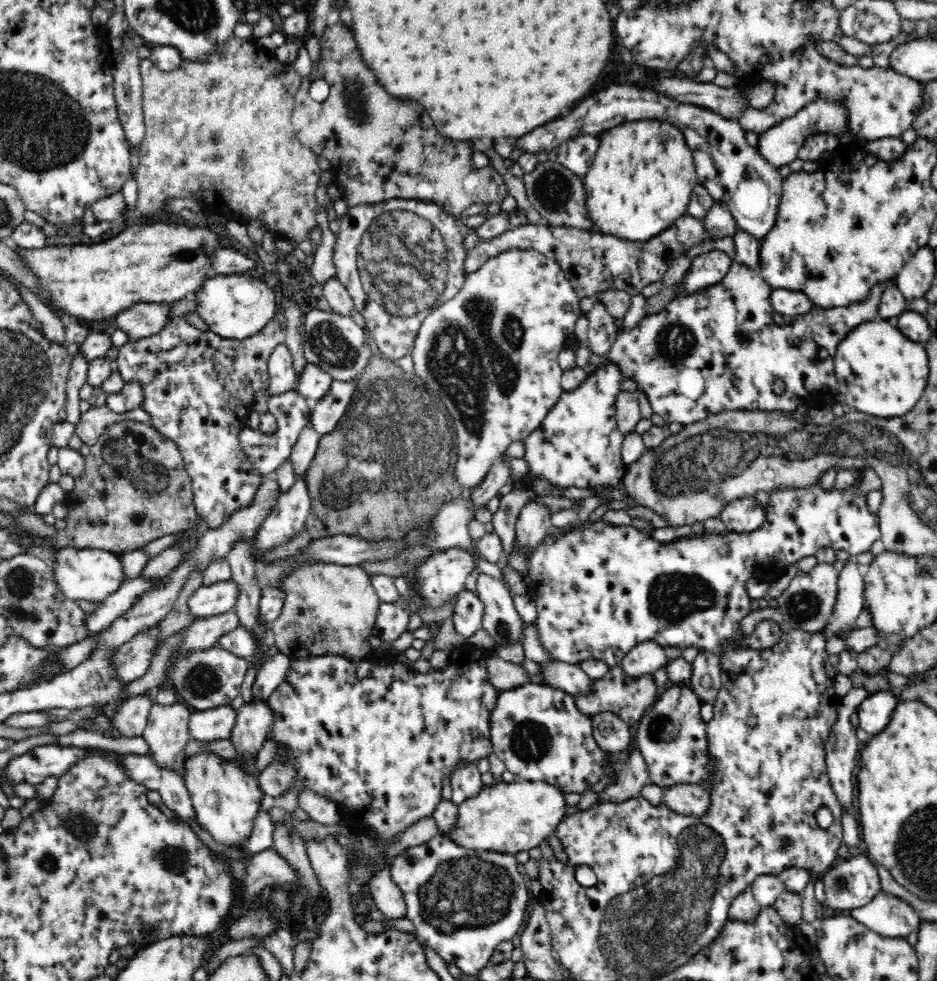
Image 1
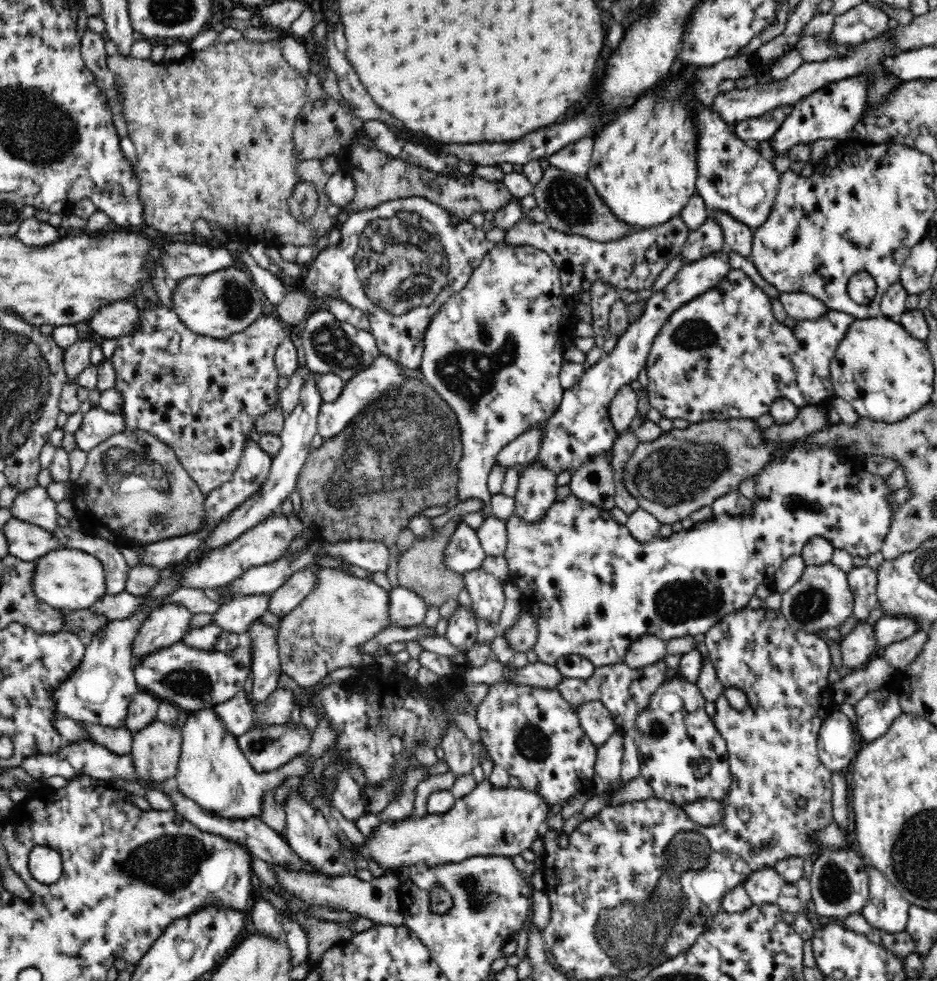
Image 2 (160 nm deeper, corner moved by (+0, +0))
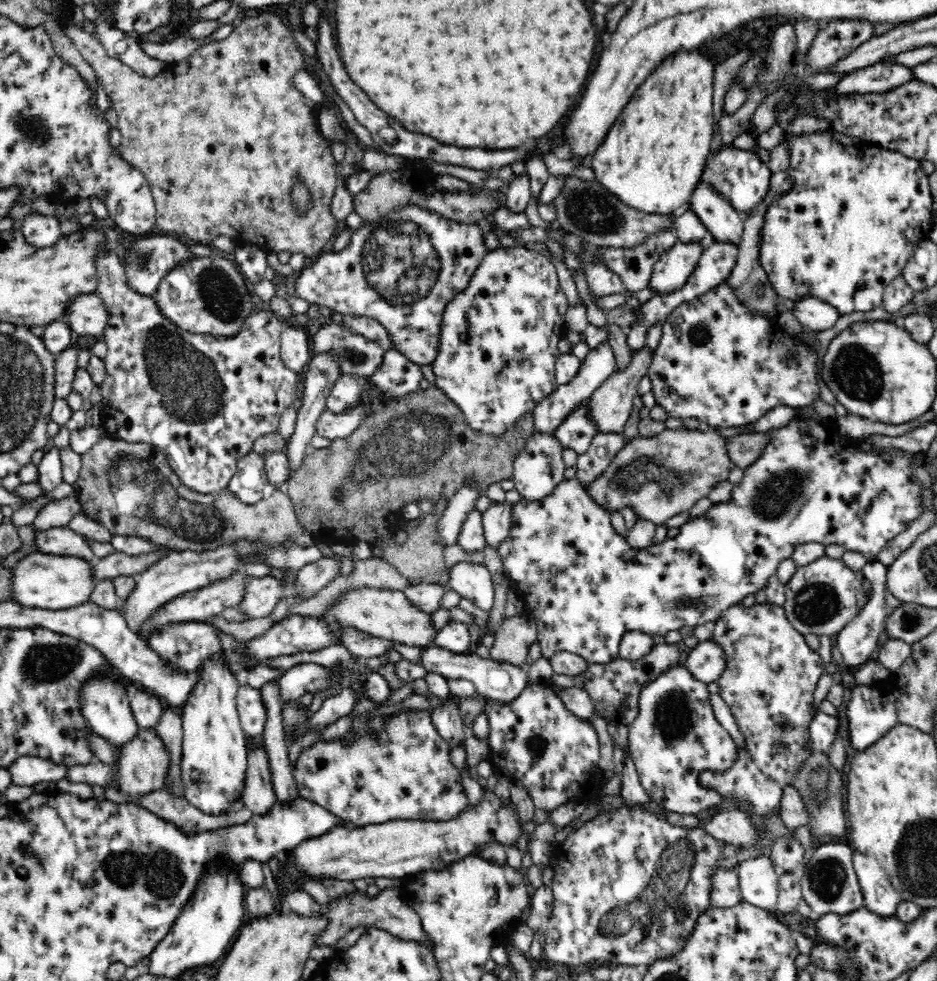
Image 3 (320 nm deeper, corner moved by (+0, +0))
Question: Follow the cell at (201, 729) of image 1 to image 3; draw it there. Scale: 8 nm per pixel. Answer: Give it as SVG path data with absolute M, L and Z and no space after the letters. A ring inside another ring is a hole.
M249 685L236 690L236 708L240 727L247 736L260 736L266 724L266 709L260 699L260 690Z

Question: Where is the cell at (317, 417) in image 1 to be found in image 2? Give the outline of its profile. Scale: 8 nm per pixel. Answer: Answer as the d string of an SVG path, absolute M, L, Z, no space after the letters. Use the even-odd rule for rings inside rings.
M381 354L378 358L374 359L370 368L357 372L350 380L343 384L343 389L336 400L323 402L320 405L316 419L317 433L323 439L336 436L336 434L342 432L342 429L350 422L350 419L354 418L355 414L358 414L359 410L370 406L370 402L378 400L386 389L397 387L405 378L404 369L386 355Z

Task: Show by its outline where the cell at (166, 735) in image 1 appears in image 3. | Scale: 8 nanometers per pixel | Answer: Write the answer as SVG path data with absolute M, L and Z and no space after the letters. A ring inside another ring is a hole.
M140 729L137 736L134 736L130 742L121 745L118 762L119 791L131 796L140 796L140 794L165 788L170 762L172 762L172 755L155 730Z

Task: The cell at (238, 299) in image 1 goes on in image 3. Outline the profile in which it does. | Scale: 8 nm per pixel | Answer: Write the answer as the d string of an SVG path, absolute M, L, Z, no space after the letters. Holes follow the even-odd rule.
M212 257L198 258L176 266L162 278L154 296L162 313L176 326L192 334L234 336L254 313L246 277L226 257L216 260Z

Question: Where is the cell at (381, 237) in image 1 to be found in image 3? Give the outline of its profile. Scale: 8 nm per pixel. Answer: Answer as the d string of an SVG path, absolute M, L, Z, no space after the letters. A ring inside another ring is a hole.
M418 204L390 210L382 216L381 224L365 221L357 230L352 229L346 248L315 257L310 266L298 272L294 284L295 296L304 298L310 304L320 305L334 317L352 314L376 320L386 329L391 346L407 360L420 367L430 365L437 351L439 327L446 303L468 286L476 267L490 251L485 246L484 232L478 225L449 220Z

